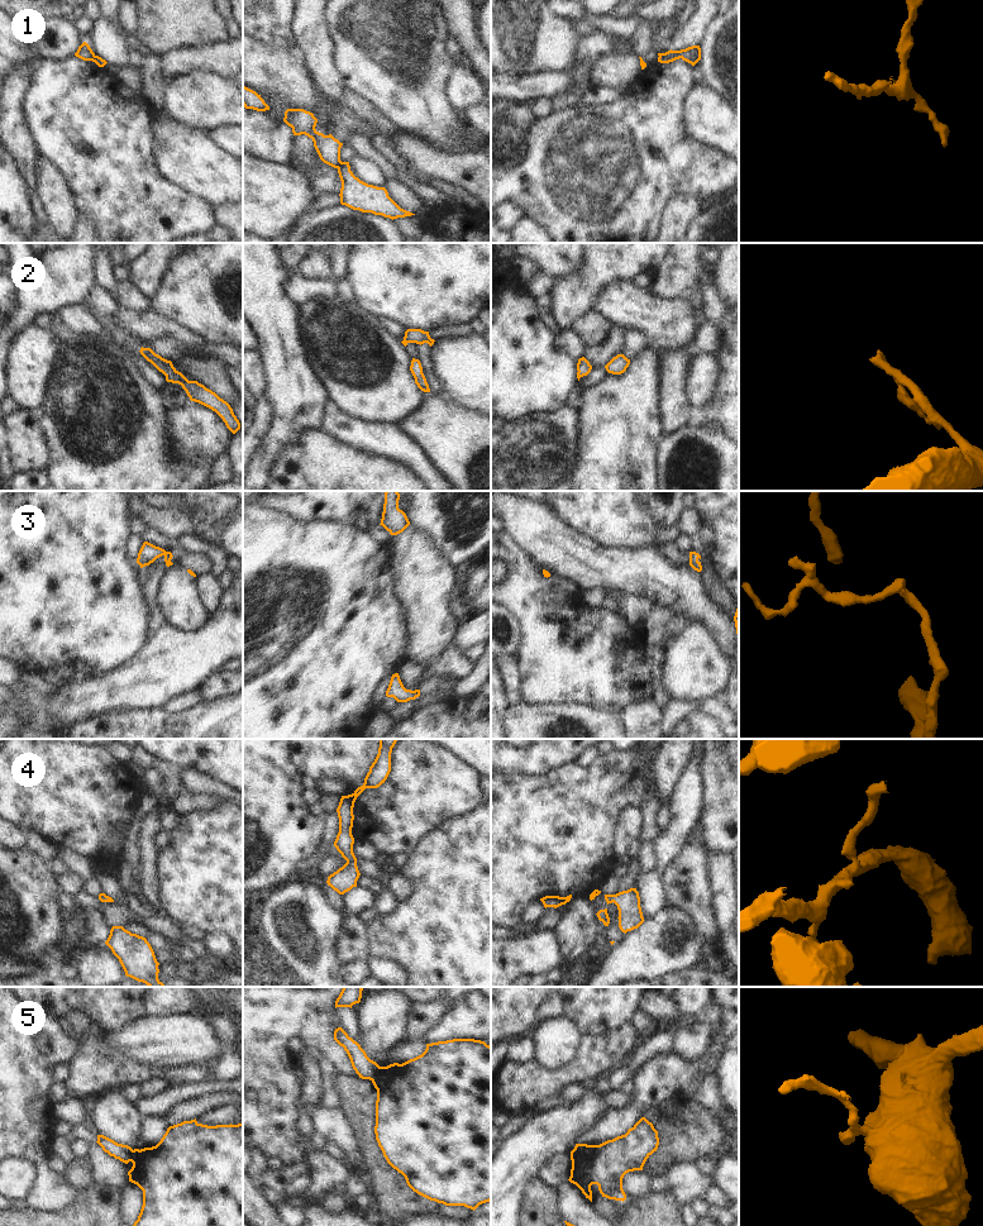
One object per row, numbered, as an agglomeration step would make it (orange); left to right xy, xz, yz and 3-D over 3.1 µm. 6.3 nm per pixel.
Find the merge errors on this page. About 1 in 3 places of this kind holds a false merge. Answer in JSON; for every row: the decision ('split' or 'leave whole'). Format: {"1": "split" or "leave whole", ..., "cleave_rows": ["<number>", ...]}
{"1": "split", "2": "leave whole", "3": "leave whole", "4": "leave whole", "5": "split", "cleave_rows": ["1", "5"]}

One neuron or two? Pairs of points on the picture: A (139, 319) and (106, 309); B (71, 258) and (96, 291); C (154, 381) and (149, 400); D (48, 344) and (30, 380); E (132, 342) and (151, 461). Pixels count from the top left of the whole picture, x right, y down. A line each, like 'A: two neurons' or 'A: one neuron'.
A: two neurons
B: two neurons
C: two neurons
D: one neuron
E: two neurons

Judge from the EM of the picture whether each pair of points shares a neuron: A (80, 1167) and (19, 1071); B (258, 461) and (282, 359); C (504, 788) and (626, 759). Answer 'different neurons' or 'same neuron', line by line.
A: different neurons
B: same neuron
C: same neuron

